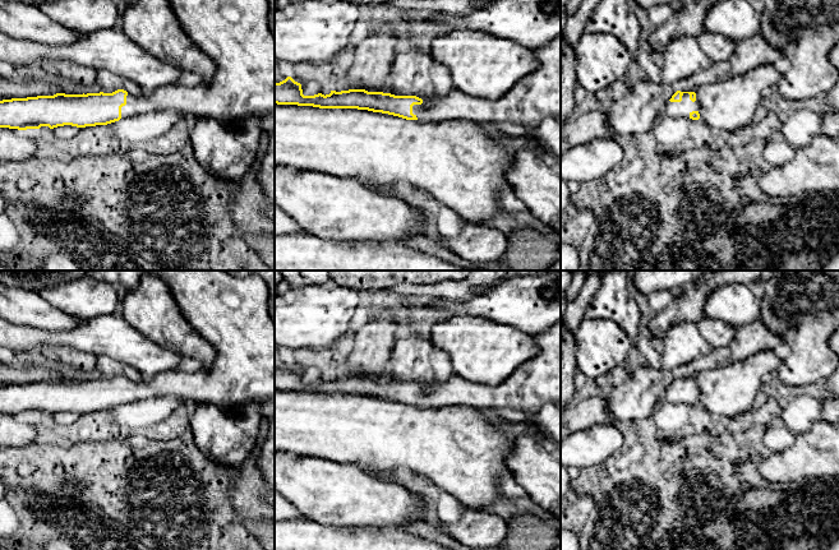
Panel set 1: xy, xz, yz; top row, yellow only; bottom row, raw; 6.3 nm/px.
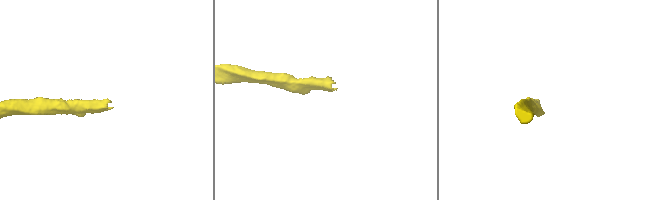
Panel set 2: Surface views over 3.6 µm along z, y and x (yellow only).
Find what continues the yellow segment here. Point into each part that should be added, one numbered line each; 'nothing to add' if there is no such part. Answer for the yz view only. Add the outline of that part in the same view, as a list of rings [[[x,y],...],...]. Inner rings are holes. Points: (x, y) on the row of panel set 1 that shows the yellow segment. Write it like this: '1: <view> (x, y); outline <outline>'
1: yz (677, 110); outline [[[683,93],[681,102],[670,102],[665,105],[664,115],[673,119],[690,119],[692,111],[699,111],[699,102],[692,102],[688,93]]]

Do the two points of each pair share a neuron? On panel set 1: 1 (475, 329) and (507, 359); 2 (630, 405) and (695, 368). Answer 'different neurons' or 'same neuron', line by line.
1: same neuron
2: same neuron

